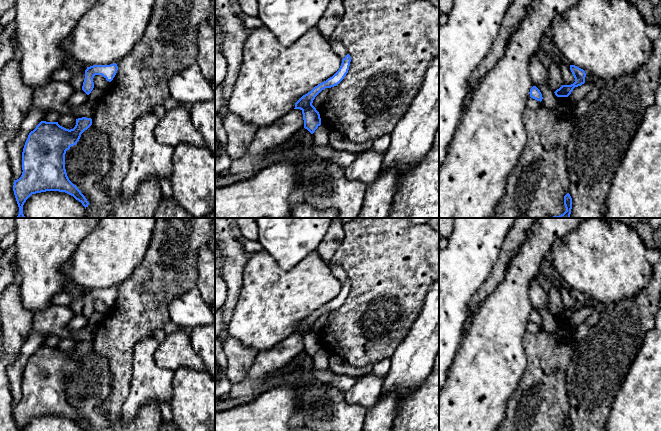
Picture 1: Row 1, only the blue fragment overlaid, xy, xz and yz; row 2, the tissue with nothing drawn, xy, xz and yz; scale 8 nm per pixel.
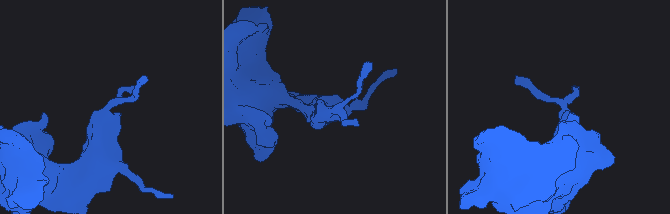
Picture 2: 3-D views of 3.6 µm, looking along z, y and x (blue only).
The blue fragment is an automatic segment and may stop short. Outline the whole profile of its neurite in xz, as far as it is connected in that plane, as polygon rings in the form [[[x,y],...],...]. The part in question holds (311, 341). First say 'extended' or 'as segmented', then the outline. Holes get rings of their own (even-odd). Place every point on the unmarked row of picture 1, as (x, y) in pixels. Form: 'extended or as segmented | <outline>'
as segmented | [[[347,278],[343,283],[339,294],[326,305],[315,310],[310,316],[303,319],[296,327],[294,333],[300,333],[303,338],[304,352],[311,358],[321,349],[319,336],[312,329],[315,321],[325,312],[331,312],[338,309],[346,300],[349,294],[351,281]]]

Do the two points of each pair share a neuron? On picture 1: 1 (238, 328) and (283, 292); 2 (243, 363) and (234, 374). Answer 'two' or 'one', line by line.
1: one
2: one

